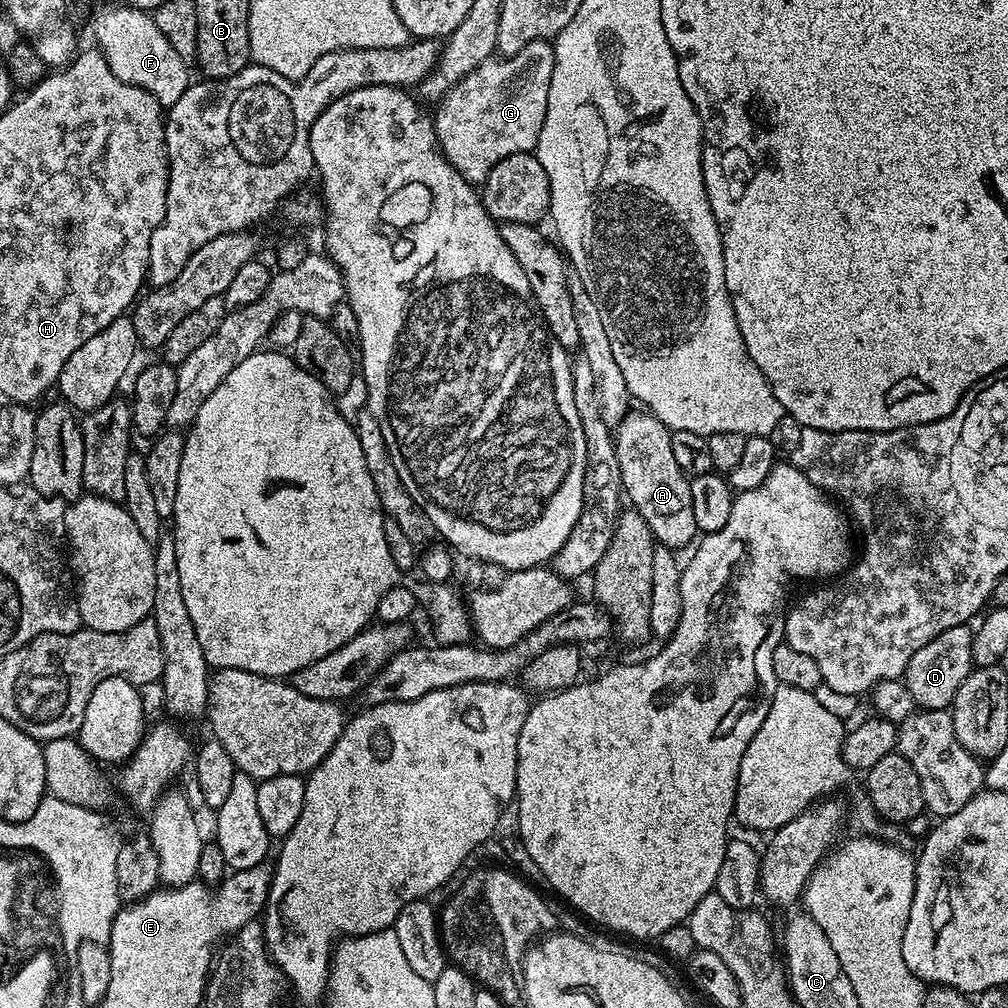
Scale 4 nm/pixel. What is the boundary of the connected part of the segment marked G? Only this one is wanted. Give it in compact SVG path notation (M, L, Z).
M535 40L513 56L483 60L439 101L437 108L440 109L434 112L434 123L440 151L472 185L483 185L490 170L494 170L494 166L502 162L502 158L510 158L510 154L532 152L535 149L546 118L550 78L554 74L555 65L555 47L547 40Z

